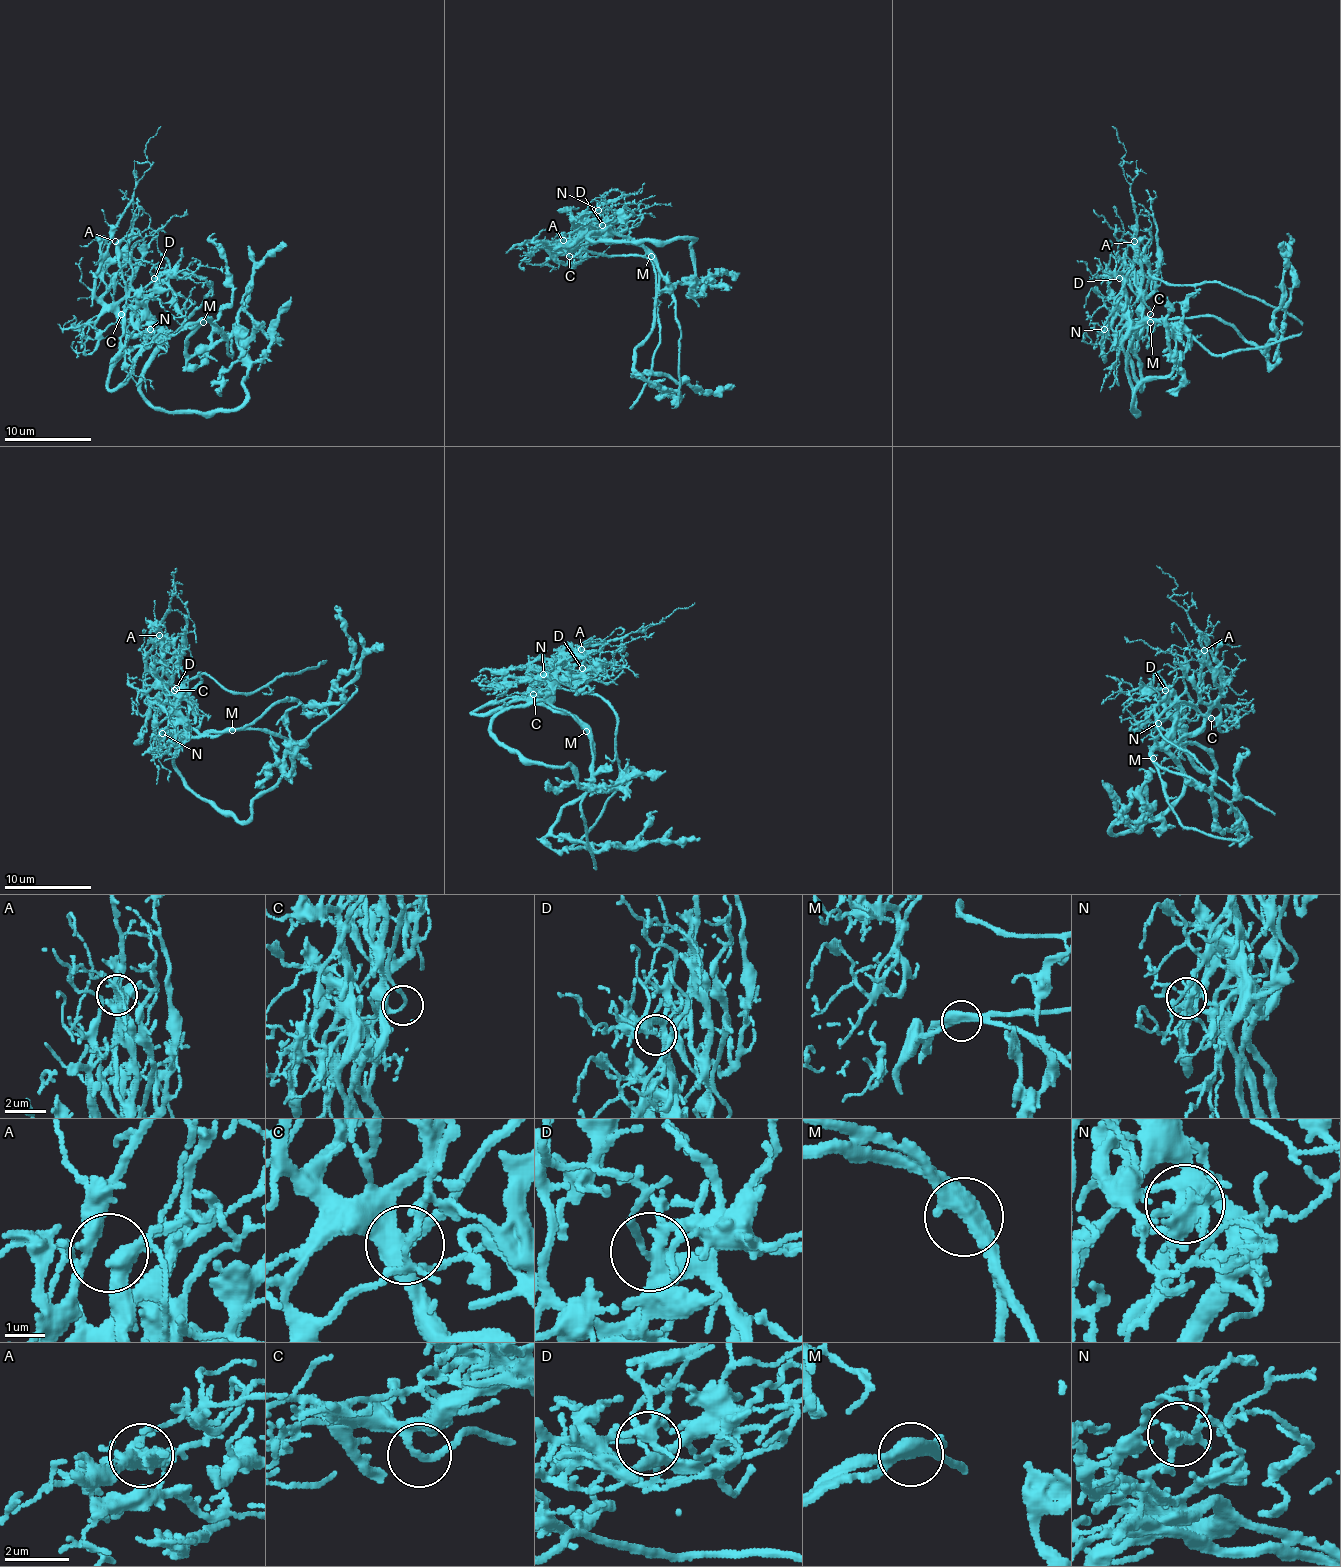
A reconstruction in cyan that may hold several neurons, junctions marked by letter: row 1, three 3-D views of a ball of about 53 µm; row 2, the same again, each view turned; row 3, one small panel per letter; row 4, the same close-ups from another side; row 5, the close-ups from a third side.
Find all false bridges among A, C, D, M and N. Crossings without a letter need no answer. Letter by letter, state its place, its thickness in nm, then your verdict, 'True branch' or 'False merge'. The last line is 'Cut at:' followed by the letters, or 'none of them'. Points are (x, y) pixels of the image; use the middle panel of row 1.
A: Place: (563, 240). Thickness 340 nm. True branch
C: Place: (569, 256). Thickness 200 nm. True branch
D: Place: (602, 225). Thickness 260 nm. True branch
M: Place: (651, 256). Thickness 480 nm. False merge
N: Place: (598, 210). Thickness 280 nm. True branch
Cut at: M

